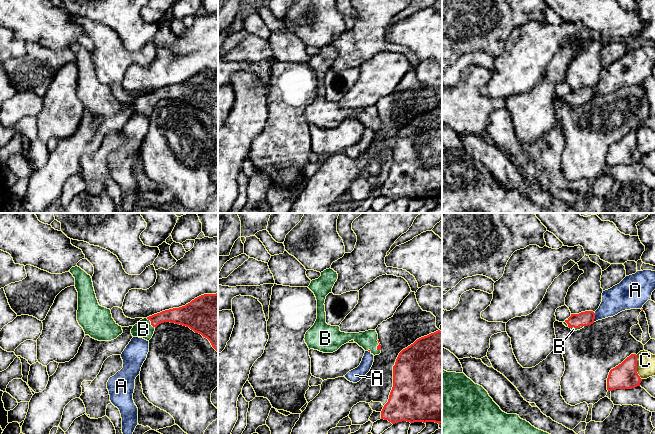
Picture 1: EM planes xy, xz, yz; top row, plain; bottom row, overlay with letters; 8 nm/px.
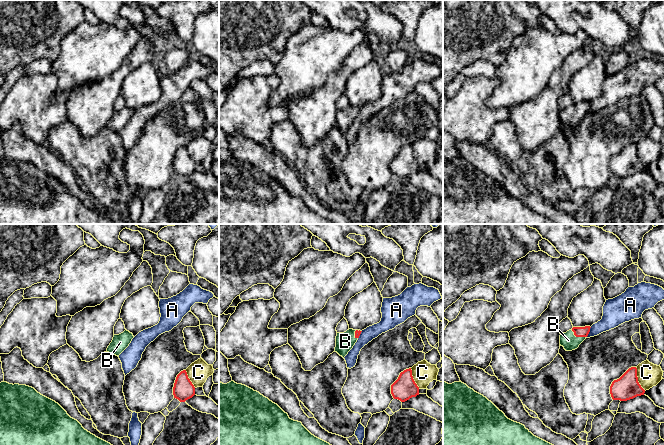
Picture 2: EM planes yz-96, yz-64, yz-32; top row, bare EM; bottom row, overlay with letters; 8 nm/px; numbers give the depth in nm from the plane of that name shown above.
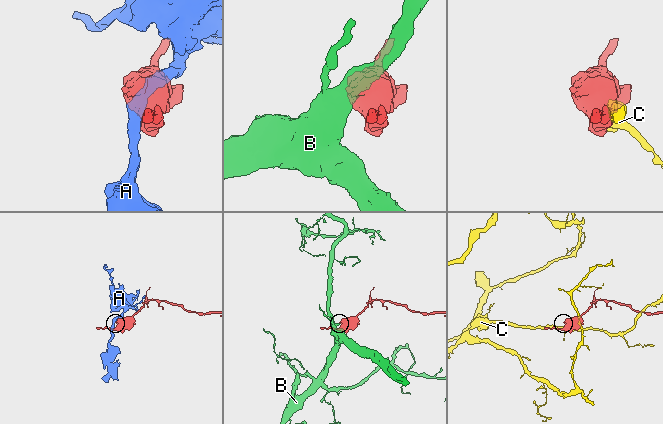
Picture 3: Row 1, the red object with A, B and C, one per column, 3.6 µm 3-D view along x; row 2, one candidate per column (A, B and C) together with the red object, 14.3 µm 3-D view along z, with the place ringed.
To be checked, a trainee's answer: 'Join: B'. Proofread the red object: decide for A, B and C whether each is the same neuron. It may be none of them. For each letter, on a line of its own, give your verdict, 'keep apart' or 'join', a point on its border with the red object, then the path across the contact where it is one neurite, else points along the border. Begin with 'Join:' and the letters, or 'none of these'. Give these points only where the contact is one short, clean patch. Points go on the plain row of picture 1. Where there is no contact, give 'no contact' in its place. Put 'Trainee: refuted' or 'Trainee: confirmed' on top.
Trainee: confirmed
Join: B
A: keep apart | yz (594, 93)
B: join | xy (151, 99) | across xy (181, 91), (163, 92), (151, 99), (143, 105)
C: keep apart | yz (636, 143)

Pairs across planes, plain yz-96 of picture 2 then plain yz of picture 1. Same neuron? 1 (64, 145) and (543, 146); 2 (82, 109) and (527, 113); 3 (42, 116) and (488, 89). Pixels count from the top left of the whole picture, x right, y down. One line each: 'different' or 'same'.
1: same
2: same
3: different

